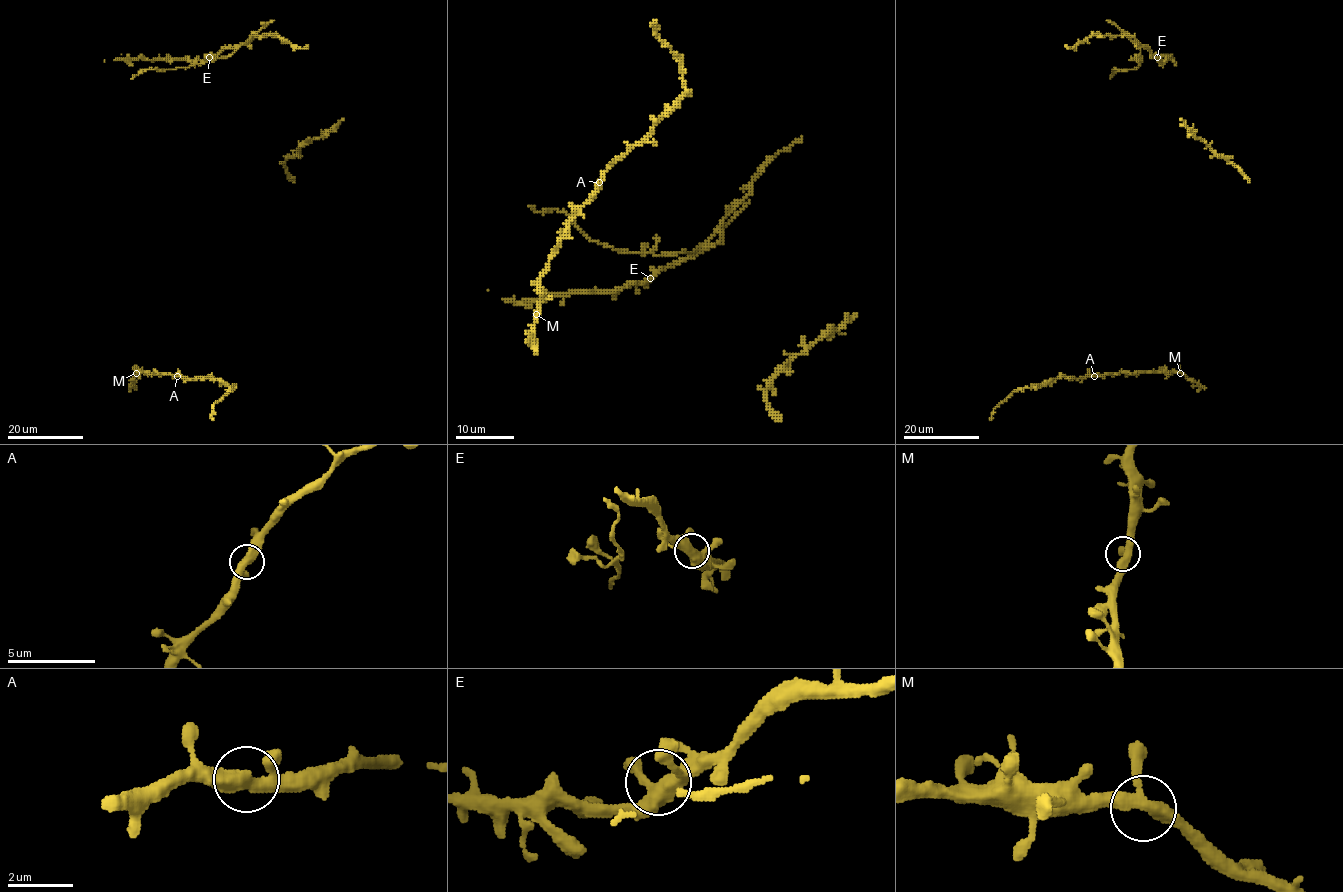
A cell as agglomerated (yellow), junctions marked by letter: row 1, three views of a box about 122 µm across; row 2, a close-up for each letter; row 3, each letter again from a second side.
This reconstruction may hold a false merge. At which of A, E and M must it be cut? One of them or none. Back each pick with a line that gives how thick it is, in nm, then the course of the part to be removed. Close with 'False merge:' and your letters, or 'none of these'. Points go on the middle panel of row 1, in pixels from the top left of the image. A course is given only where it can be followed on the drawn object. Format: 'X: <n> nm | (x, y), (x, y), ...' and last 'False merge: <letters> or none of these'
False merge: none of these

